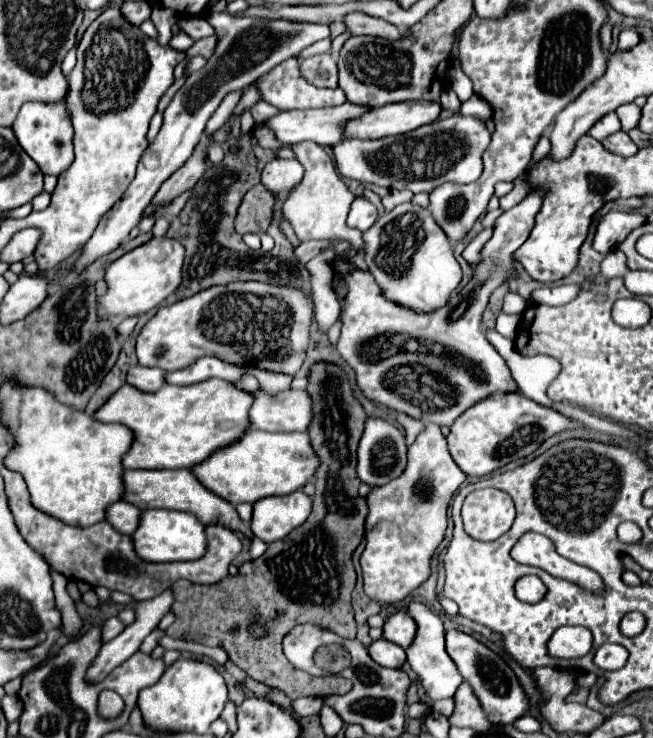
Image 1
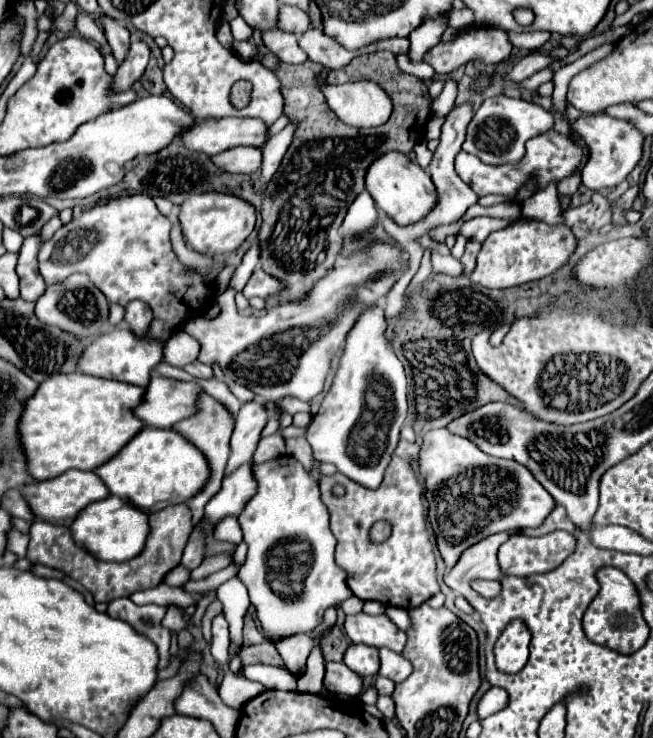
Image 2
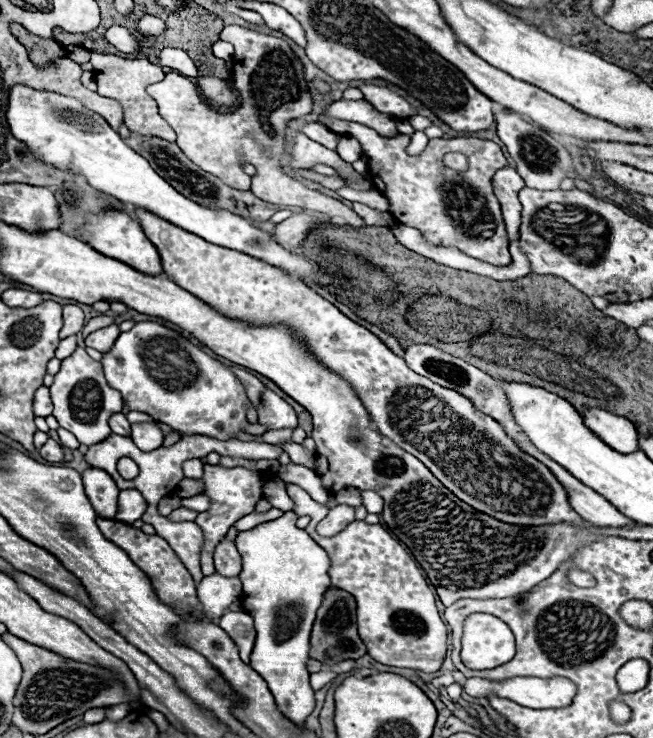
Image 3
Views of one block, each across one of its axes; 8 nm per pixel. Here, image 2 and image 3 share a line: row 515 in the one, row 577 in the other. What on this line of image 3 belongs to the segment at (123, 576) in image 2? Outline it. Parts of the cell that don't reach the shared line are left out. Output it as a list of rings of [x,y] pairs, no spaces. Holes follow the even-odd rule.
[[[96,518],[96,524],[100,528],[100,532],[112,540],[116,546],[120,546],[122,550],[128,552],[130,560],[136,562],[152,580],[158,596],[168,602],[168,604],[176,604],[180,610],[184,612],[198,612],[200,610],[200,602],[196,596],[196,582],[192,580],[192,576],[188,574],[188,570],[184,570],[184,566],[180,564],[180,560],[176,558],[174,550],[168,546],[168,542],[164,542],[164,538],[160,536],[148,536],[138,528],[132,528],[130,524],[118,522],[118,520],[108,520],[108,518]]]

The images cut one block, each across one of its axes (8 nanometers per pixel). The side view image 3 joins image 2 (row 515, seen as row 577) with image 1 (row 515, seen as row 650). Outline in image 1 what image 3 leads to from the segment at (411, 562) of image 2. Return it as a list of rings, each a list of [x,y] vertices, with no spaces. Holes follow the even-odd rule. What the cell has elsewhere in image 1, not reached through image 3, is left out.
[[[426,424],[424,432],[418,434],[414,444],[408,448],[408,466],[402,476],[396,480],[372,488],[368,494],[368,518],[366,518],[366,548],[362,552],[360,564],[364,572],[364,592],[378,602],[398,602],[404,596],[408,596],[414,588],[418,588],[428,576],[430,576],[430,558],[434,550],[440,546],[444,540],[444,530],[446,530],[446,510],[448,504],[454,496],[454,492],[460,488],[464,482],[466,474],[456,466],[452,460],[446,440],[440,432],[438,424]]]

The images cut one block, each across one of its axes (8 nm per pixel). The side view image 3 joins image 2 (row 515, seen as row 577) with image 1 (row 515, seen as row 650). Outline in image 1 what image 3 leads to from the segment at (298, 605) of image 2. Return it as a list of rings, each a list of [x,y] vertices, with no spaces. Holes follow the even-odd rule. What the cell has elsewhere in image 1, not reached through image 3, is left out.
[[[302,490],[286,496],[268,496],[254,504],[252,532],[262,542],[270,544],[288,536],[294,528],[306,522],[312,510],[312,498]]]

